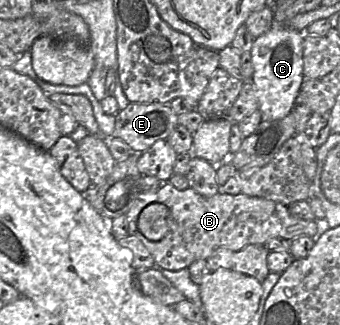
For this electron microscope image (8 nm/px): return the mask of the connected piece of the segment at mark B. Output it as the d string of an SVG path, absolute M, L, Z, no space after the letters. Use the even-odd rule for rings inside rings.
M166 183L155 193L139 193L126 216L129 235L136 235L141 240L158 267L173 271L187 268L198 259L206 260L218 248L239 251L250 244L265 245L271 238L293 240L299 236L316 238L319 235L316 221L294 217L288 207L281 203L242 193L217 193L212 197L204 197L191 188L177 190L170 183ZM153 203L166 205L172 215L171 229L160 241L148 240L138 228L141 211Z

